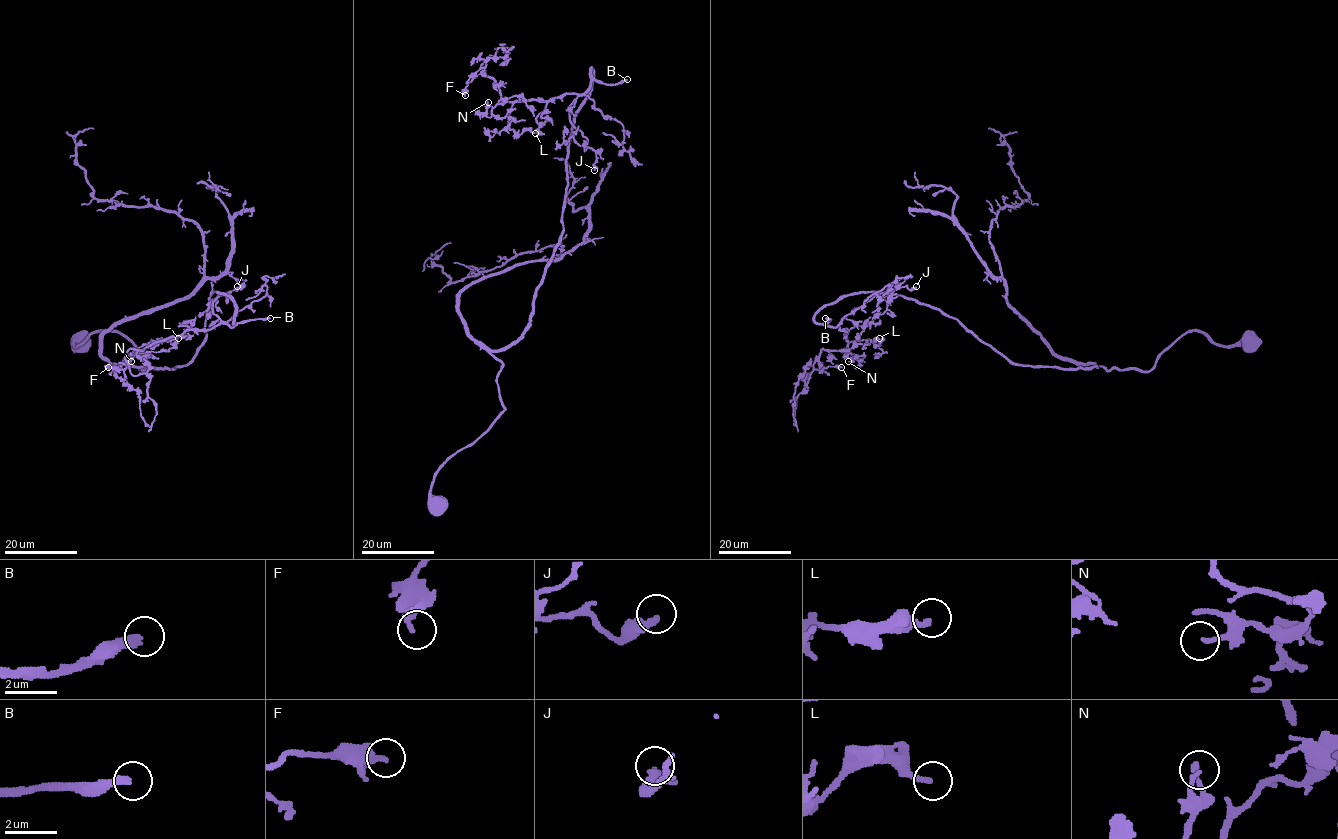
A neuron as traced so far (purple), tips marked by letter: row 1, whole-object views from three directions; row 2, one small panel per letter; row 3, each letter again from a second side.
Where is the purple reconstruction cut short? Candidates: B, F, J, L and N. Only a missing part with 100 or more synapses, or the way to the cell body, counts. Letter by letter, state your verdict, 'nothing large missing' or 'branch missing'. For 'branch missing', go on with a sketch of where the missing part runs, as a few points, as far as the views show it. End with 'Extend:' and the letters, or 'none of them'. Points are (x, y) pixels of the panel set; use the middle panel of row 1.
B: branch missing
F: nothing large missing
J: nothing large missing
L: nothing large missing
N: nothing large missing
Extend: B

